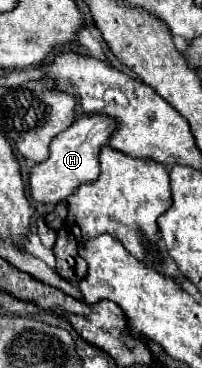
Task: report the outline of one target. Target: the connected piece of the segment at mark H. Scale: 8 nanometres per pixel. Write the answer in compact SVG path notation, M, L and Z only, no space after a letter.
M86 115L76 117L74 123L56 135L50 143L50 157L42 163L36 163L30 169L30 193L38 203L60 203L64 201L80 183L94 181L100 173L98 153L100 147L108 143L108 137L114 133L116 123L106 115Z

